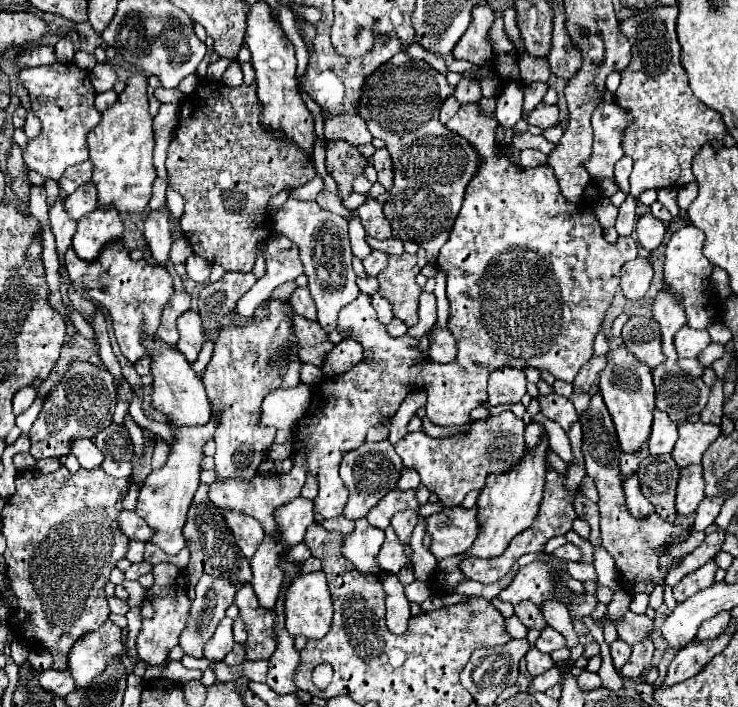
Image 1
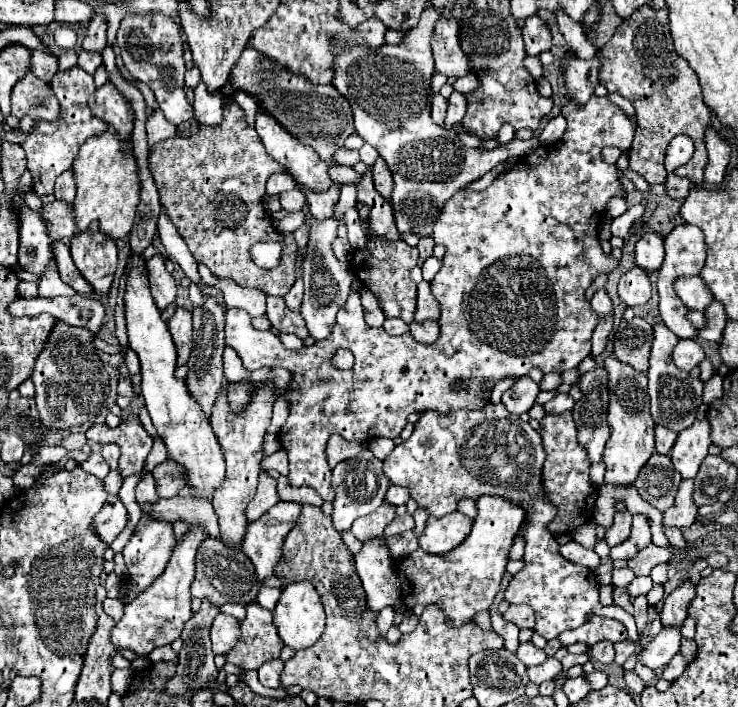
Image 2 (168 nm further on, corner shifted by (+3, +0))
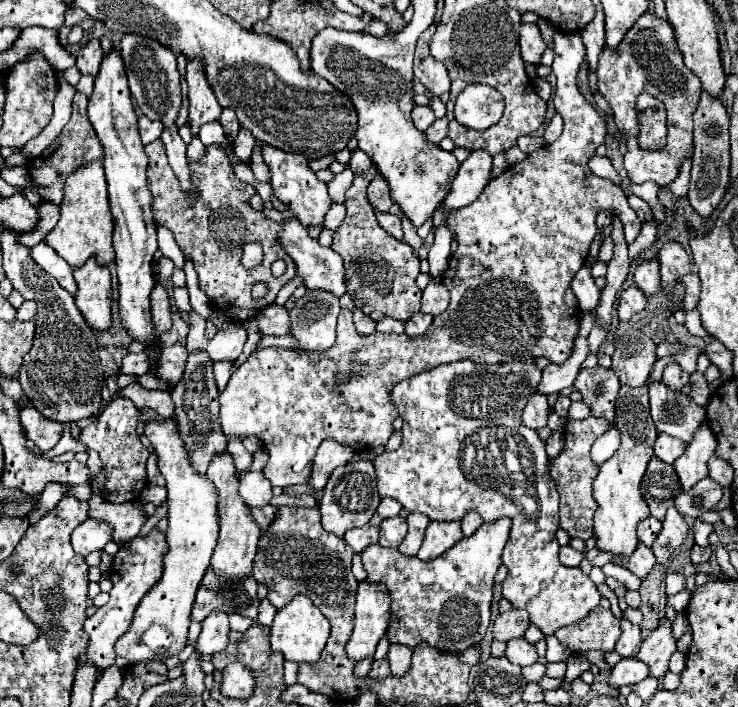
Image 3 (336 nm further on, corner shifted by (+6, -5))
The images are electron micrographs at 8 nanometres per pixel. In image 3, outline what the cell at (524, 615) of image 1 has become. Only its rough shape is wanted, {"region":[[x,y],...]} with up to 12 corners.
{"region":[[509,610],[495,618],[493,638],[521,638],[529,628],[523,610]]}

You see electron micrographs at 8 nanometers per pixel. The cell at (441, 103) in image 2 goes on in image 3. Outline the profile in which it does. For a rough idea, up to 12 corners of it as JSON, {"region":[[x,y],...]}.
{"region":[[415,106],[411,116],[419,130],[435,122],[431,106]]}

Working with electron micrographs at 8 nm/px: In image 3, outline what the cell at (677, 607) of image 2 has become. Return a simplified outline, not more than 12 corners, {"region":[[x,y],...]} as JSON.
{"region":[[667,618],[643,640],[637,658],[663,678],[675,652]]}

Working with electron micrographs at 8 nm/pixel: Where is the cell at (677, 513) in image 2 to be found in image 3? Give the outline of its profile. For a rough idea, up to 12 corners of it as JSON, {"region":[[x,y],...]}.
{"region":[[669,508],[651,550],[665,564],[685,542],[683,514]]}

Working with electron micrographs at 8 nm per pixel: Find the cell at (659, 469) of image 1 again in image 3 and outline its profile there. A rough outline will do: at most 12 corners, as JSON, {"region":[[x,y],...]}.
{"region":[[653,458],[641,482],[651,514],[663,520],[681,484],[671,464]]}

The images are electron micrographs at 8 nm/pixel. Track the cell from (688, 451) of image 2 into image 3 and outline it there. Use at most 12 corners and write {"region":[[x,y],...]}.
{"region":[[701,424],[673,462],[683,490],[707,476],[717,438]]}

